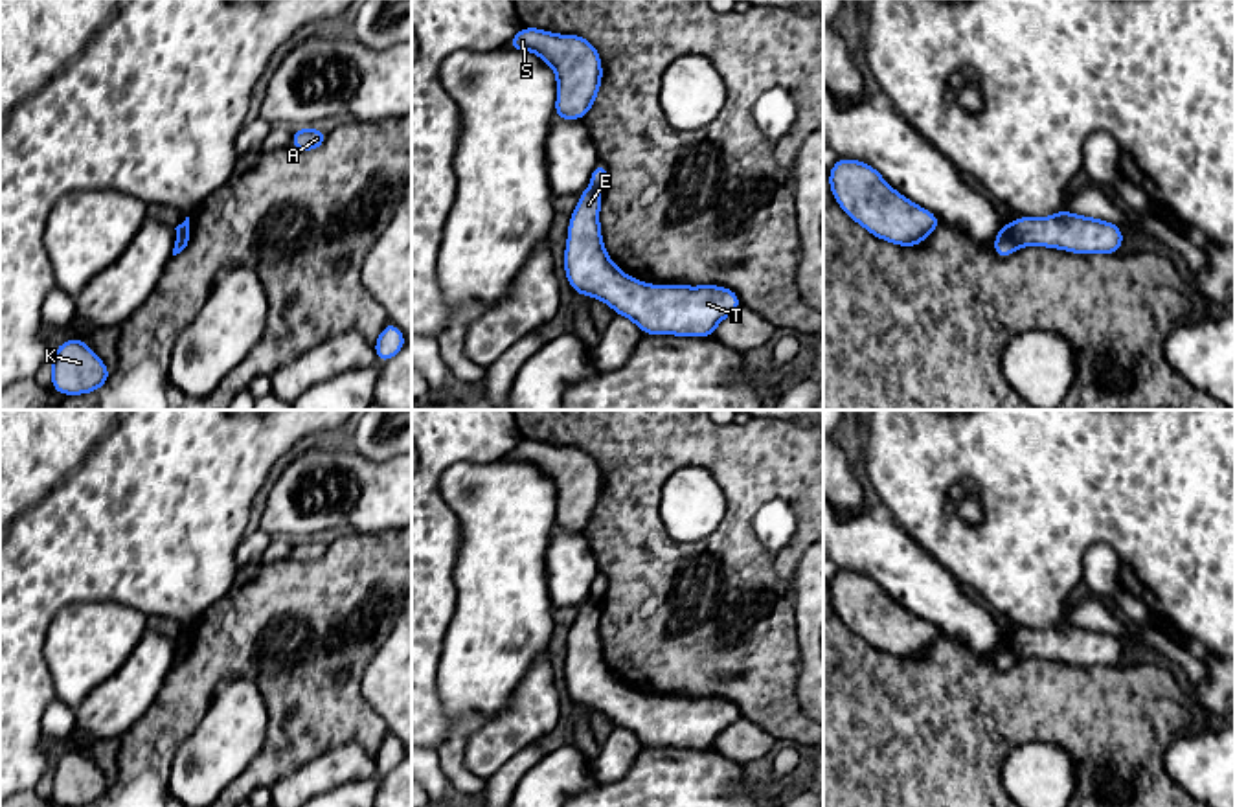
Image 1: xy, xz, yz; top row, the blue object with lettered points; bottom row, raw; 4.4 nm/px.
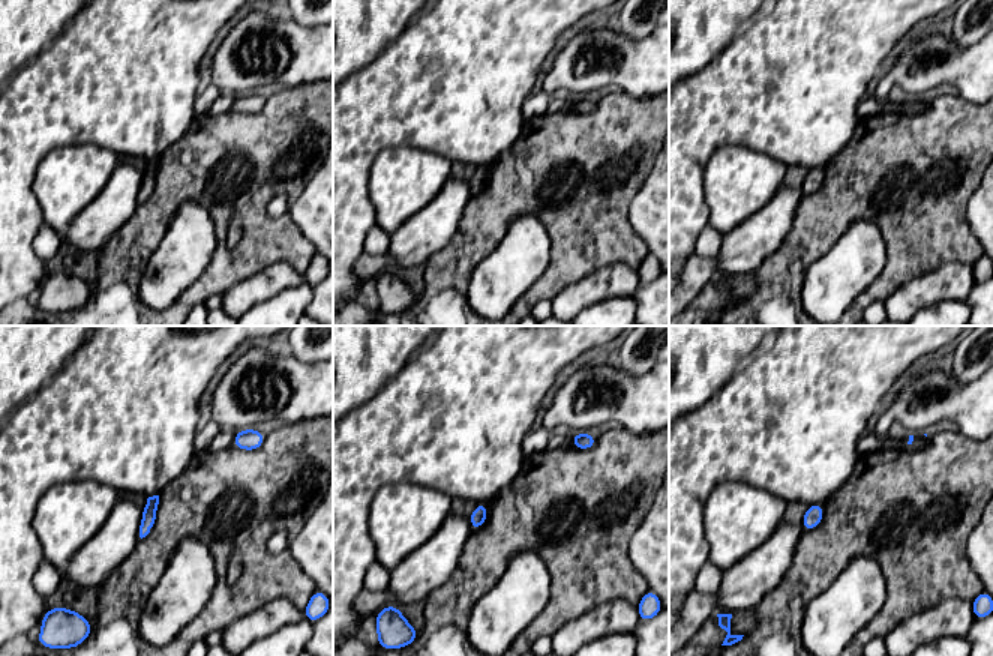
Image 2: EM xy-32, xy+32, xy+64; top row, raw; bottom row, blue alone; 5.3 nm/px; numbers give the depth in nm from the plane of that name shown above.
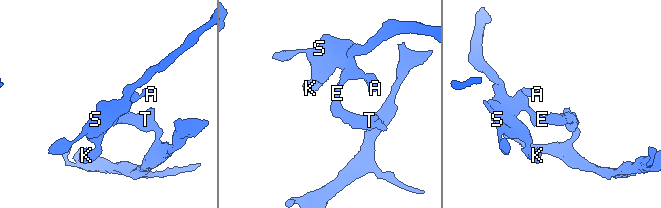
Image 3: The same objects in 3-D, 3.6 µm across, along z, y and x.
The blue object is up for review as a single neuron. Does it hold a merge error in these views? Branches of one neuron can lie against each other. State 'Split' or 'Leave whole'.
Split

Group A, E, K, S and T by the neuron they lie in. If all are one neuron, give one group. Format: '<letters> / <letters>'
A K S / E T

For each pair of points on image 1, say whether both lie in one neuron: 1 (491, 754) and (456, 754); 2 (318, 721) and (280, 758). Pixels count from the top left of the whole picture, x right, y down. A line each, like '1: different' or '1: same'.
1: different
2: same

